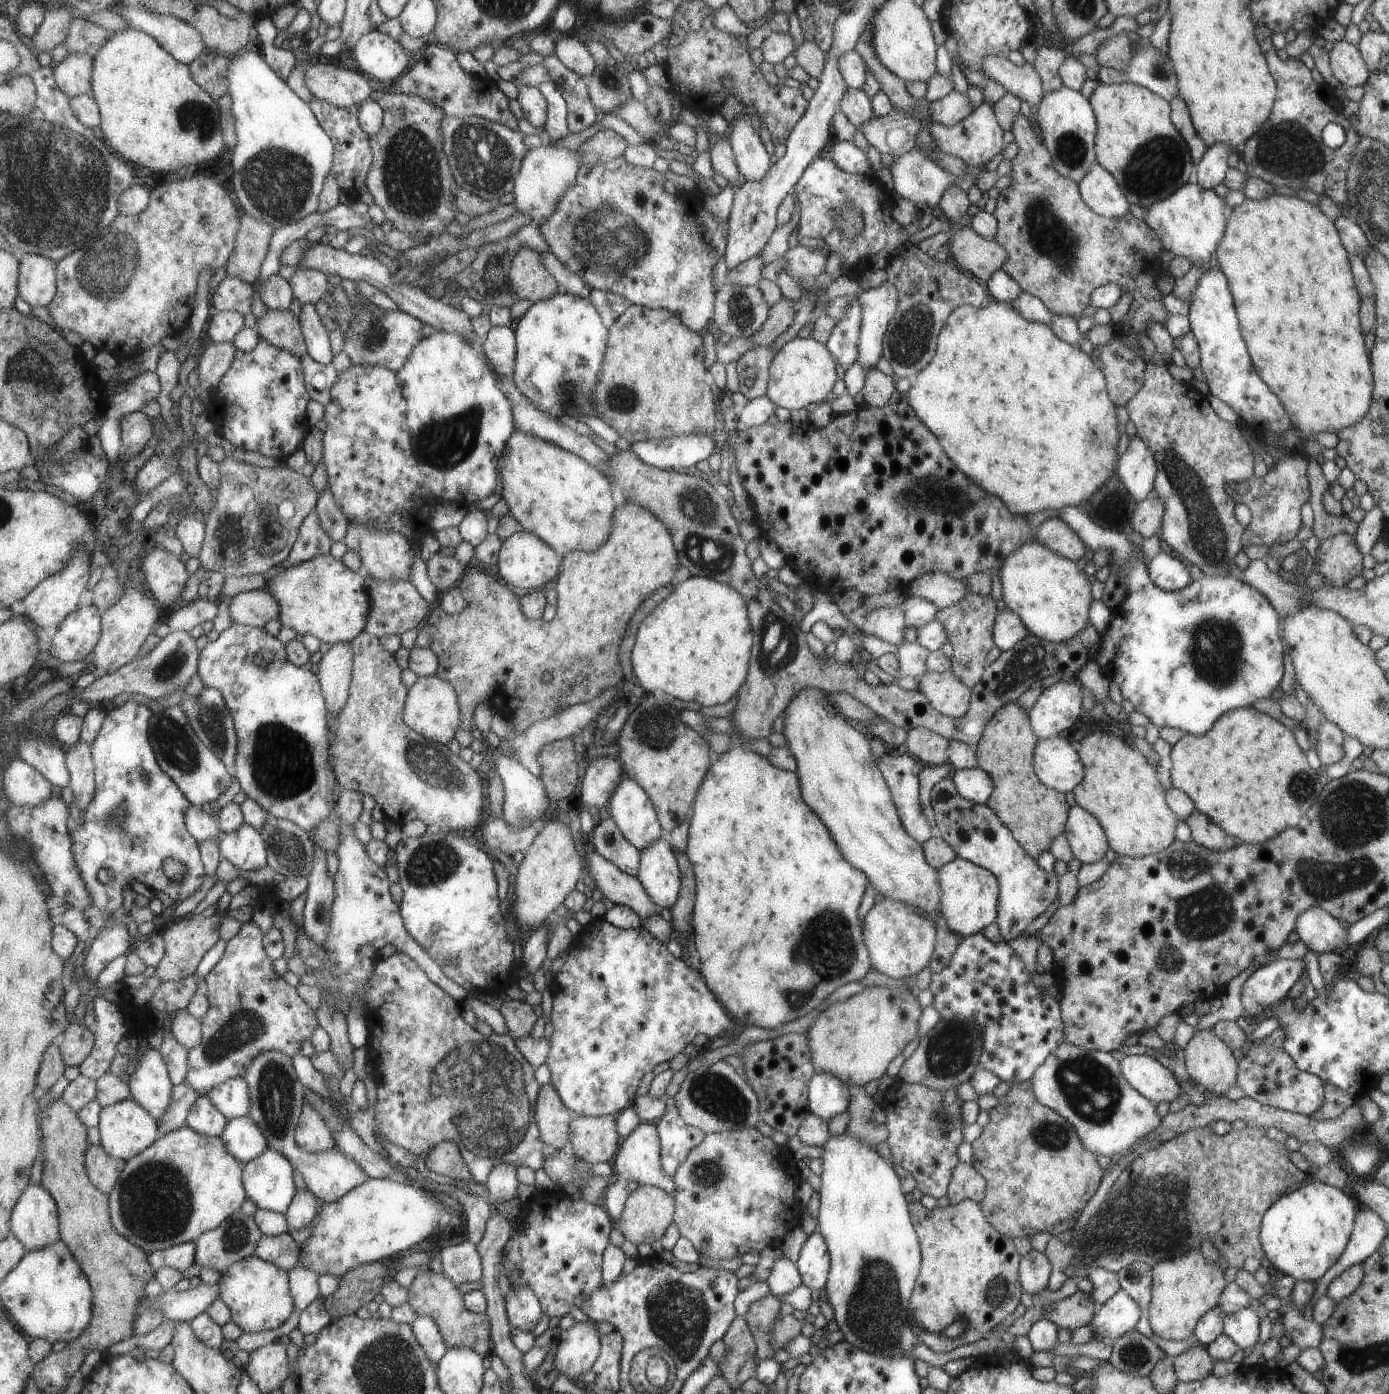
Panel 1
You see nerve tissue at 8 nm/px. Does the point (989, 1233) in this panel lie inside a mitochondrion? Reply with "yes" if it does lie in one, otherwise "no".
no

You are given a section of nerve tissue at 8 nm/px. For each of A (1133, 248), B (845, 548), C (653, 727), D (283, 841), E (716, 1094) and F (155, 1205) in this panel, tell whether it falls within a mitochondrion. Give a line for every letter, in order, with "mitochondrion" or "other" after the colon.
A: other
B: other
C: mitochondrion
D: mitochondrion
E: mitochondrion
F: mitochondrion

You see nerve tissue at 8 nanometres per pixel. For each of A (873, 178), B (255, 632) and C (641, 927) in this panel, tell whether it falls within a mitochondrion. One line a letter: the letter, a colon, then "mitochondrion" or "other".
A: other
B: other
C: other

